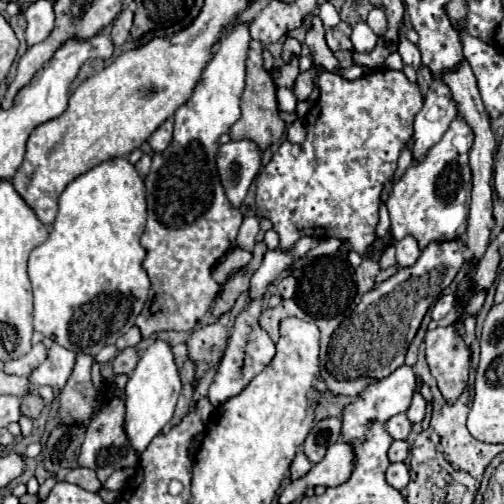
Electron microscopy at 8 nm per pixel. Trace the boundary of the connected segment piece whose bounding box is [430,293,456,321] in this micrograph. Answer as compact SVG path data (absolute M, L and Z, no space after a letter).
M448 293L448 295L442 295L438 301L436 301L436 305L432 307L432 311L430 311L430 317L432 317L432 321L440 321L452 307L456 305L456 299L454 299L454 295L452 293Z

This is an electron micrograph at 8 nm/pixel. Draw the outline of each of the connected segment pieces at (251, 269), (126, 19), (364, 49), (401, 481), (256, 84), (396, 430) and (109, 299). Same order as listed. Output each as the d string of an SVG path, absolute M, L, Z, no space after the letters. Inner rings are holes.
M262 241L262 243L256 243L254 249L252 249L252 261L250 261L244 269L236 271L234 277L230 275L230 279L222 285L222 289L220 289L218 297L216 297L214 309L212 309L212 315L214 315L214 317L220 317L222 313L230 311L230 309L234 307L238 295L244 293L244 291L248 291L248 287L250 287L250 279L252 279L252 275L256 273L256 269L260 267L266 249L268 249L268 247L266 247L264 241Z
M124 9L112 23L112 41L114 45L124 45L126 39L130 37L130 27L132 27L132 11L130 9Z
M358 23L352 31L352 43L358 53L368 53L376 45L376 35L366 23Z
M390 463L388 471L386 471L386 481L394 489L402 491L408 485L408 467L404 463Z
M250 41L250 49L248 49L248 59L246 59L246 87L242 91L242 117L232 125L230 129L230 137L232 139L252 139L256 141L262 149L266 149L268 145L272 145L274 141L280 141L284 135L284 121L278 115L278 103L276 103L276 83L270 75L270 71L264 69L262 63L262 43L260 41Z
M398 413L398 415L394 415L392 419L388 419L388 423L386 423L386 429L388 429L388 433L390 433L394 439L408 439L410 427L412 427L412 425L410 425L406 413Z
M126 157L108 159L88 173L76 177L58 197L58 215L50 237L38 245L28 259L28 275L34 289L34 329L58 345L96 355L102 347L116 343L140 315L148 297L148 275L142 269L146 257L140 237L146 225L144 181Z

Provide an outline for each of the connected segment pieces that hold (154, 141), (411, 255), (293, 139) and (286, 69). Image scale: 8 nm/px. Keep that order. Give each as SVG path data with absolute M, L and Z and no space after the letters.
M172 119L164 121L164 123L152 133L152 137L148 139L150 147L152 147L154 151L164 151L164 149L168 147L170 139L172 139L172 129L174 129L174 121L172 121Z
M406 235L402 241L396 241L394 247L396 247L396 259L400 267L410 267L412 263L416 263L420 255L420 247L412 235Z
M296 119L296 121L288 127L288 131L286 131L286 139L288 139L290 143L302 143L304 137L306 137L306 127L304 127L304 123L302 123L300 119Z
M294 57L294 59L292 59L288 65L284 65L282 69L272 71L272 75L274 75L274 79L276 79L278 85L284 85L284 87L288 87L288 89L294 89L294 81L296 81L296 78L300 75L298 59Z

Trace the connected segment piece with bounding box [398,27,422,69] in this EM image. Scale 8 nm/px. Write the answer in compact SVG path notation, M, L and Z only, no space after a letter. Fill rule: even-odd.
M400 27L400 31L398 31L398 33L400 33L400 41L398 41L398 53L402 55L402 61L404 61L404 63L408 63L408 65L412 65L414 69L418 69L418 67L422 65L418 47L406 39L404 27Z

